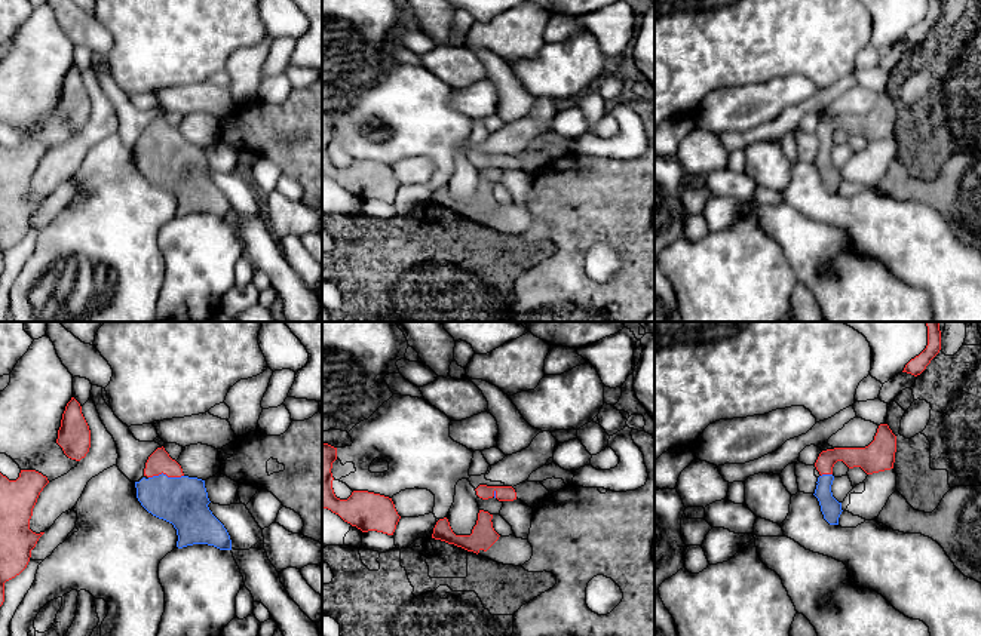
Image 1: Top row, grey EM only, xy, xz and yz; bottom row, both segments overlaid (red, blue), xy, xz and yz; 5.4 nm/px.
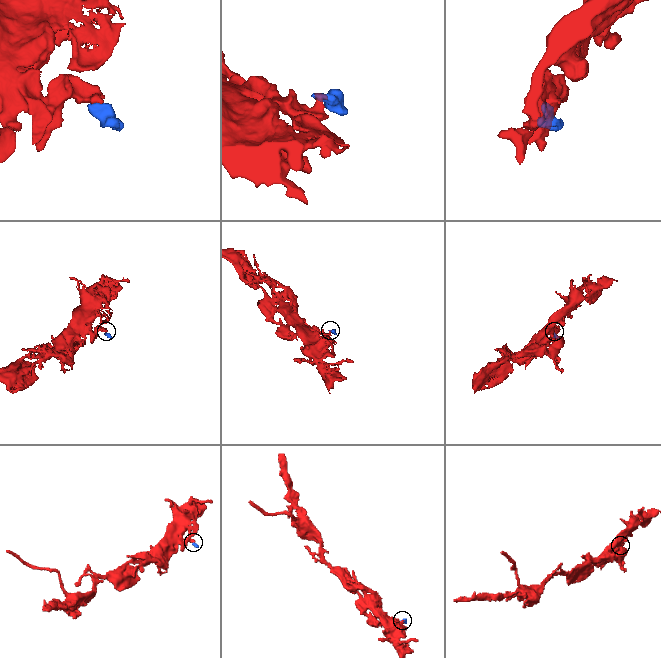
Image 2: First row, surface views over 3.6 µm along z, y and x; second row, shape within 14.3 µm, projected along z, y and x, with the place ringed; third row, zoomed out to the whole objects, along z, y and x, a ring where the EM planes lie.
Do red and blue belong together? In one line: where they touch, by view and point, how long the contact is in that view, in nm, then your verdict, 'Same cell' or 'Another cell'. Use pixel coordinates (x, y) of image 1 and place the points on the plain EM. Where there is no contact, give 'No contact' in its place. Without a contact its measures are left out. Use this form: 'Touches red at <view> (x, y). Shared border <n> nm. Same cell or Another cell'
Touches red at xy (165, 141). Shared border 190 nm. Same cell

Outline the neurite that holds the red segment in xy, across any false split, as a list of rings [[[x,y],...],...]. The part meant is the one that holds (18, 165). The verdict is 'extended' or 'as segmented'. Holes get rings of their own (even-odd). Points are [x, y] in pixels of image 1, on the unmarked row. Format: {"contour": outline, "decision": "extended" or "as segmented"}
{"contour": [[[21,138],[16,148],[0,141],[0,274],[4,270],[4,251],[27,236],[31,218],[45,202],[33,200],[30,187],[47,151],[47,145],[36,138]]], "decision": "as segmented"}

